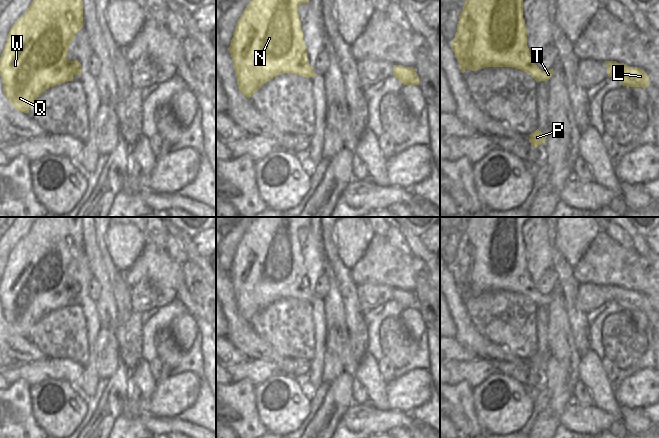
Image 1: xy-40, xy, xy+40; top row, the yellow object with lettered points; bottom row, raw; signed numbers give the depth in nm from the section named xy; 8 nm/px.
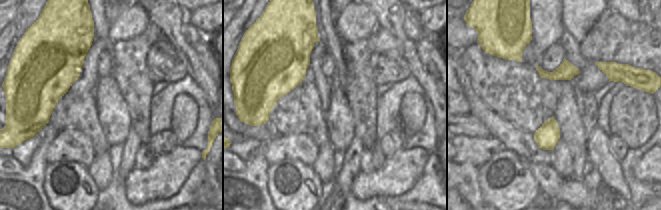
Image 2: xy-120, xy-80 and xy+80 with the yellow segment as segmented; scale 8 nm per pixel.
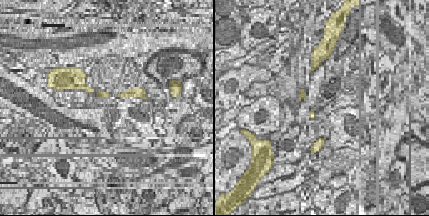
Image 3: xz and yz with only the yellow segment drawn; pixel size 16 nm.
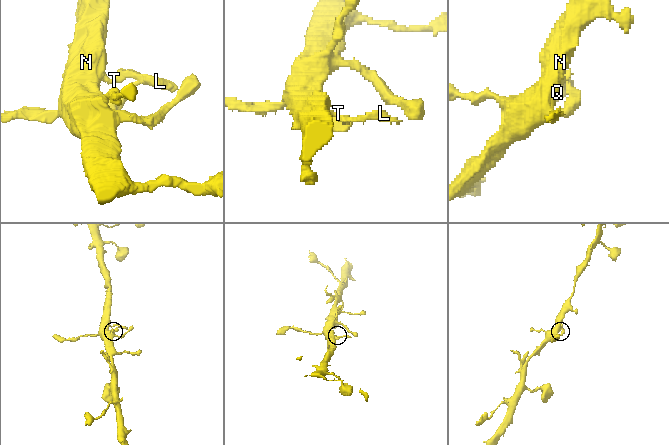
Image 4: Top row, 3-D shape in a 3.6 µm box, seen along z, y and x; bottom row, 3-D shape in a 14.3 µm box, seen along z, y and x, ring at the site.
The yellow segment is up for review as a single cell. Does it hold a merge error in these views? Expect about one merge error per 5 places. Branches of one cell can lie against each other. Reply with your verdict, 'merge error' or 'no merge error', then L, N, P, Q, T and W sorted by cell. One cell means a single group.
no merge error | L N P Q T W

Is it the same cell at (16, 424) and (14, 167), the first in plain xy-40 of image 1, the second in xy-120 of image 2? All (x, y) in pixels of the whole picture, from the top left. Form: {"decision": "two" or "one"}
{"decision": "two"}

